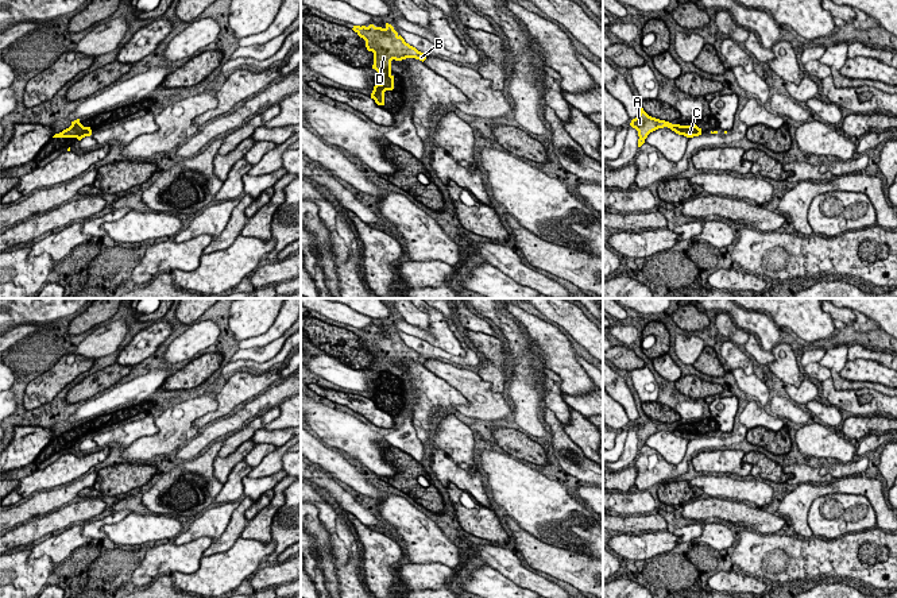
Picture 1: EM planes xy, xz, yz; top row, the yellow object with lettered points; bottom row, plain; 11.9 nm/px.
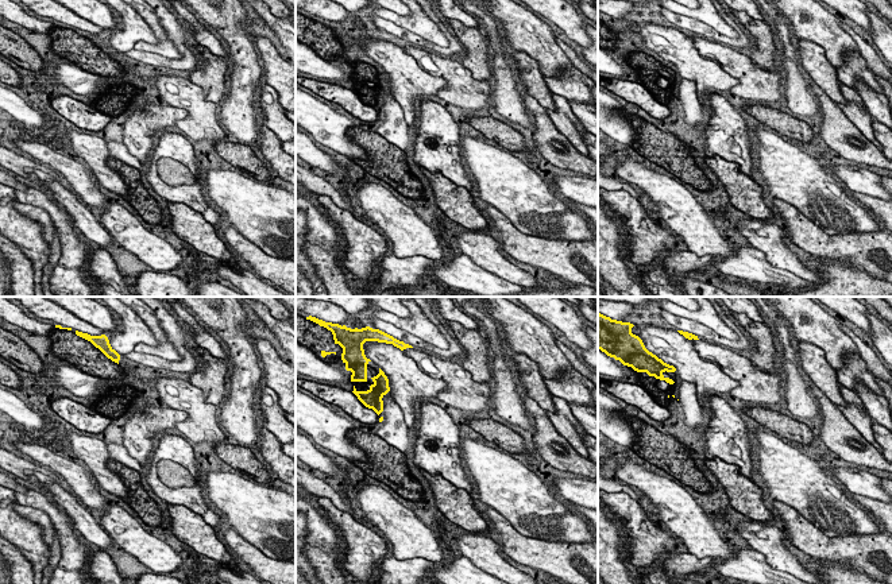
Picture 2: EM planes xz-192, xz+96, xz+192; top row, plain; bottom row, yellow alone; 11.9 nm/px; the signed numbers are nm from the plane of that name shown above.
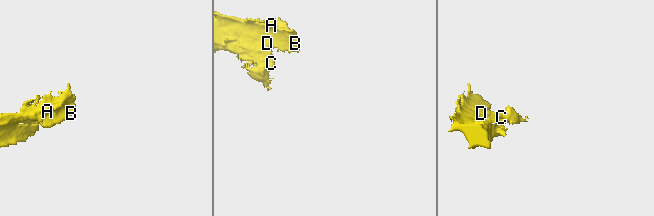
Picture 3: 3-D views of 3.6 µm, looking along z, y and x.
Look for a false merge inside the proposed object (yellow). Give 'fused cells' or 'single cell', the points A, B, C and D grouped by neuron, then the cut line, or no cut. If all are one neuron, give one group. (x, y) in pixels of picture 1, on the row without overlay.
single cell; groups A B C D; cut none

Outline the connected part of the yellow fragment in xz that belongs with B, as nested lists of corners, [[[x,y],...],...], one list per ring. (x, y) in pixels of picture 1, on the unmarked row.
[[[386,325],[384,331],[370,327],[368,329],[353,328],[352,332],[366,343],[367,352],[374,355],[372,371],[378,374],[378,385],[374,389],[371,401],[374,401],[378,408],[384,408],[384,394],[394,391],[391,363],[415,360],[424,364],[426,356],[406,346],[388,325]]]

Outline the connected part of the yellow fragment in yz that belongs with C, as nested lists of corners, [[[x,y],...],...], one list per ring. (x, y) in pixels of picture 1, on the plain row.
[[[637,405],[639,417],[631,423],[630,428],[638,433],[638,450],[641,450],[645,445],[645,441],[647,437],[658,431],[668,429],[672,433],[674,433],[678,437],[684,437],[687,440],[693,440],[701,437],[701,431],[699,431],[696,427],[693,428],[680,428],[680,427],[672,427],[665,423],[660,423],[656,420],[649,418],[641,405]]]

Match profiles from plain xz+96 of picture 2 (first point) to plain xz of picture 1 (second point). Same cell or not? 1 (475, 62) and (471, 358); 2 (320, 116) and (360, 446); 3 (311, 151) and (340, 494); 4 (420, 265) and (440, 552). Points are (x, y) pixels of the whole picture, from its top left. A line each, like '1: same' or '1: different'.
1: different
2: same
3: different
4: different

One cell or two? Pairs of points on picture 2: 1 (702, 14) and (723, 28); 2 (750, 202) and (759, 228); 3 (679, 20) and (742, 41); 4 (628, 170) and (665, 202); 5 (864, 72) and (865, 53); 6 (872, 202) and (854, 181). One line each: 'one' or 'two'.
1: one
2: two
3: one
4: one
5: two
6: two

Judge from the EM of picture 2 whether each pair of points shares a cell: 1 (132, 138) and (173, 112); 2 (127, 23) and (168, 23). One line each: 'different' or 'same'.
1: same
2: different

